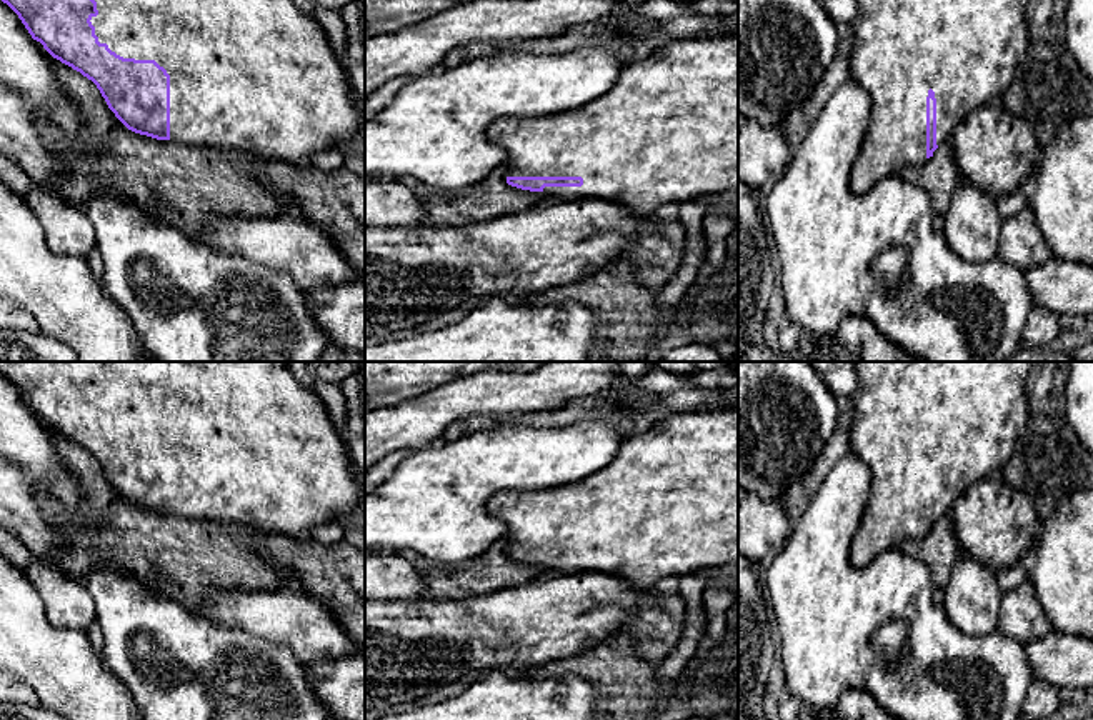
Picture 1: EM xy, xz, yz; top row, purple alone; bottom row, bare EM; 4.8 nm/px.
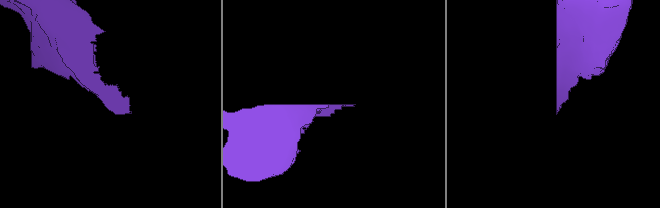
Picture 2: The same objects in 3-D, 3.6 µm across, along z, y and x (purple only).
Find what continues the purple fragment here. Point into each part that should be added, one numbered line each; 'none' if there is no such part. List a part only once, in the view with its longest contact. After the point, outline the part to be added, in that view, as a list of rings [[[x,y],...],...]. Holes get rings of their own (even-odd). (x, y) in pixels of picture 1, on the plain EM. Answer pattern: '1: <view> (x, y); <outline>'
1: xy (252, 449); [[[90,362],[98,388],[92,390],[95,408],[123,432],[155,433],[170,448],[170,515],[185,520],[207,520],[250,535],[285,535],[305,538],[322,525],[343,522],[360,505],[360,487],[345,438],[335,428],[320,397],[303,387],[285,362]]]

